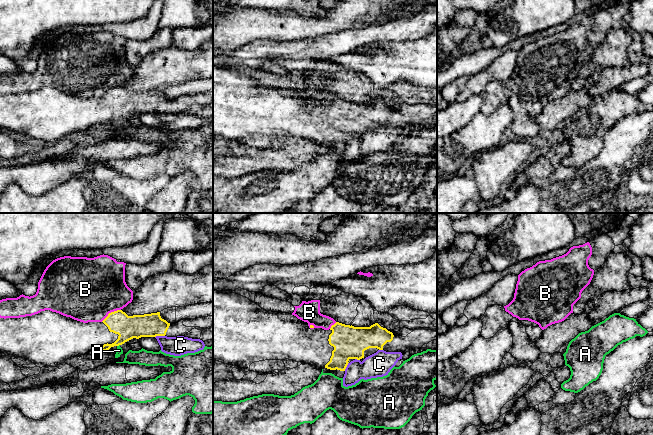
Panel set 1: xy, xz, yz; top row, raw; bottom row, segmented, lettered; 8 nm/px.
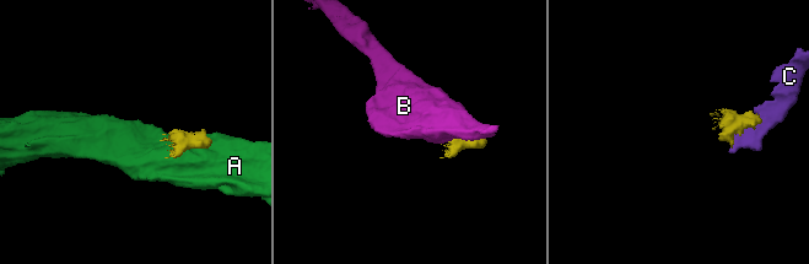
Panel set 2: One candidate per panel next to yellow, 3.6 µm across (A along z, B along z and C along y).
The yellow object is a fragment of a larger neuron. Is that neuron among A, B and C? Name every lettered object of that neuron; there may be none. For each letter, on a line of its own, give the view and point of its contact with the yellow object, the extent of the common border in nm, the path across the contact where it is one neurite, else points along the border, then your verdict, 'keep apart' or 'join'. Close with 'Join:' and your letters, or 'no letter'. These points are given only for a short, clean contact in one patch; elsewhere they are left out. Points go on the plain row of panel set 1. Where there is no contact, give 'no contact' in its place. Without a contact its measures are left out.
A: meets yellow in xy at (118, 121); contact 30 nm long; border along xy (119, 120), (117, 122); keep apart
B: meets yellow in xy at (111, 88); contact 190 nm long; border along xy (120, 85), (111, 87), (101, 97); keep apart
C: meets yellow in xy at (159, 111); contact 80 nm long; keep apart
Join: no letter

